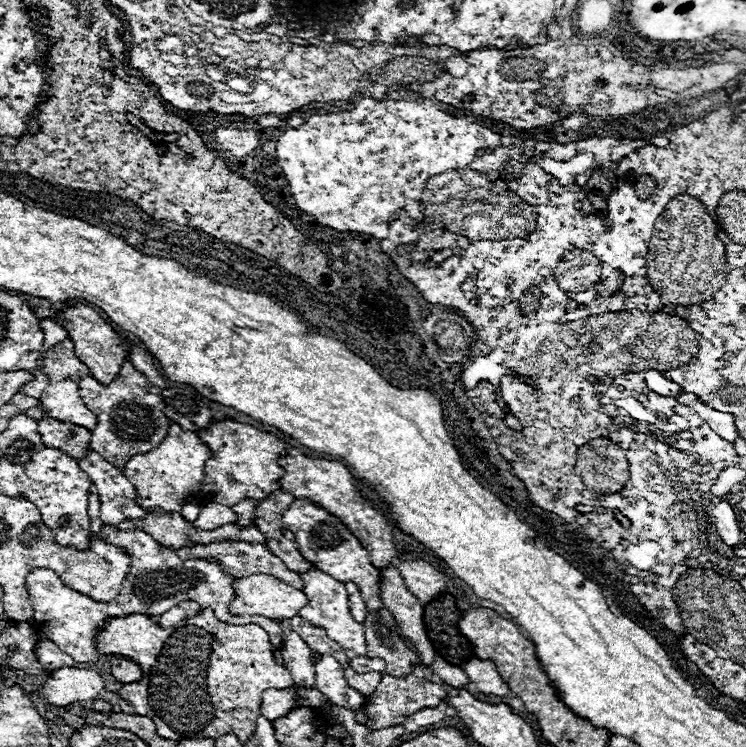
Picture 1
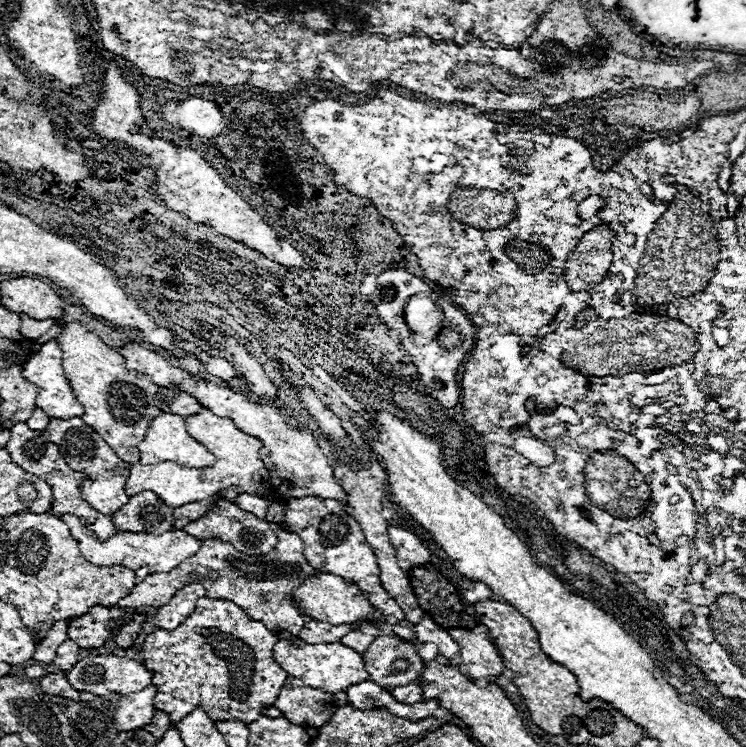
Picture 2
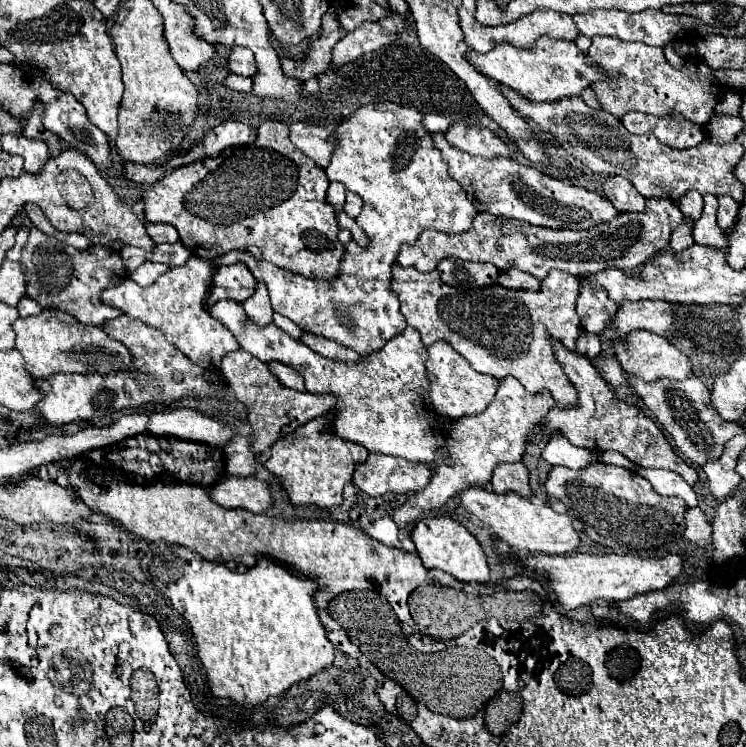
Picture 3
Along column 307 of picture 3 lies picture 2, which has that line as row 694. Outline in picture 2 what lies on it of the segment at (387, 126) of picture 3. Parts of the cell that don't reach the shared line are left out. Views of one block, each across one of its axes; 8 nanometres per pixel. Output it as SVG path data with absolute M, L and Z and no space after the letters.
M290 676L284 688L280 688L280 694L274 706L292 724L296 726L306 724L314 728L320 728L322 724L326 724L336 710L336 702L332 694L318 688L308 688L304 686L302 680L290 678Z

